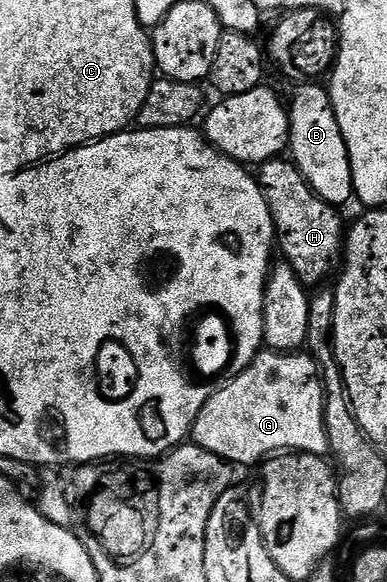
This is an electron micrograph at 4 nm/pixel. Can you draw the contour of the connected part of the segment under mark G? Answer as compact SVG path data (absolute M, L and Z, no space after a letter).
M263 349L231 382L225 382L200 408L192 431L193 445L220 456L228 464L257 467L263 460L279 452L299 454L330 454L330 441L324 424L325 393L318 363L306 352L279 352Z

